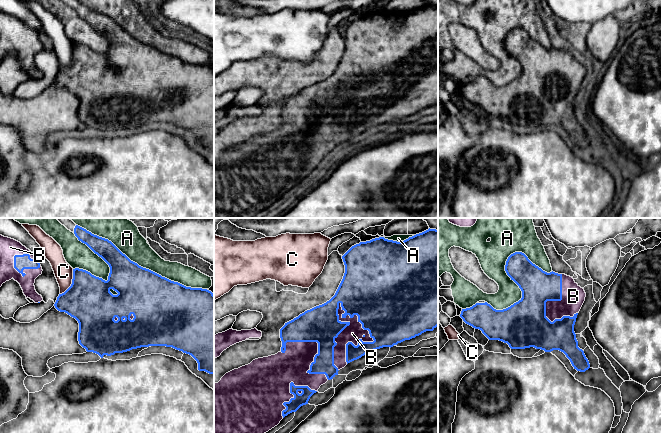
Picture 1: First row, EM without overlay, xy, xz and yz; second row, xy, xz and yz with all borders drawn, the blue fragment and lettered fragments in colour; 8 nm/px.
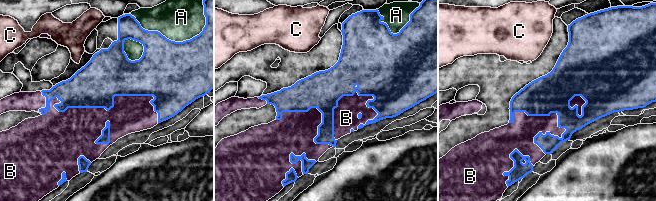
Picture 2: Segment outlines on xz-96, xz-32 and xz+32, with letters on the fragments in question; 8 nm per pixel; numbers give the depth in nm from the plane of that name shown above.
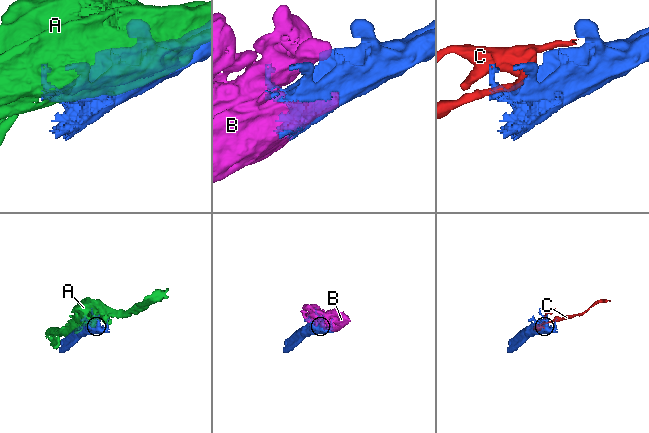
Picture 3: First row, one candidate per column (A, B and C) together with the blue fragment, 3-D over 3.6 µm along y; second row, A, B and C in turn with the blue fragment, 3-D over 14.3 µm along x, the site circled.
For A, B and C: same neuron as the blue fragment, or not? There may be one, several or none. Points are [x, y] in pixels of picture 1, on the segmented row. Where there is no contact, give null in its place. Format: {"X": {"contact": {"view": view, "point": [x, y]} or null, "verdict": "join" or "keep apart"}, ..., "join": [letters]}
{"A": {"contact": {"view": "xy", "point": [140, 266]}, "verdict": "keep apart"}, "B": {"contact": {"view": "xz", "point": [340, 332]}, "verdict": "join"}, "C": {"contact": {"view": "xy", "point": [72, 282]}, "verdict": "keep apart"}, "join": ["B"]}

